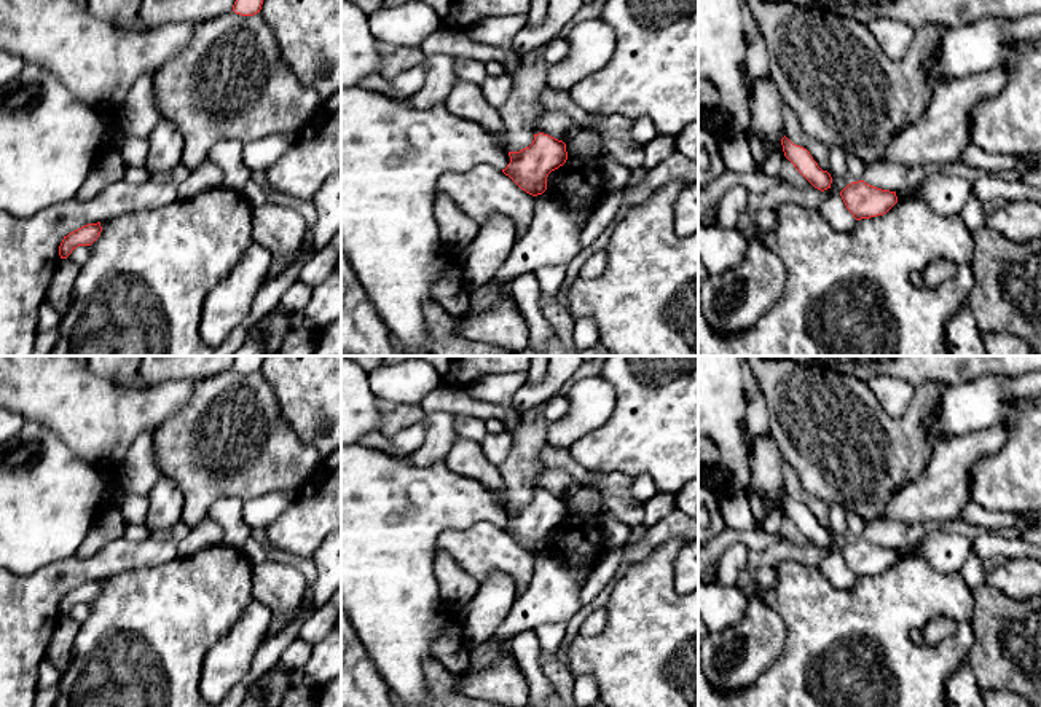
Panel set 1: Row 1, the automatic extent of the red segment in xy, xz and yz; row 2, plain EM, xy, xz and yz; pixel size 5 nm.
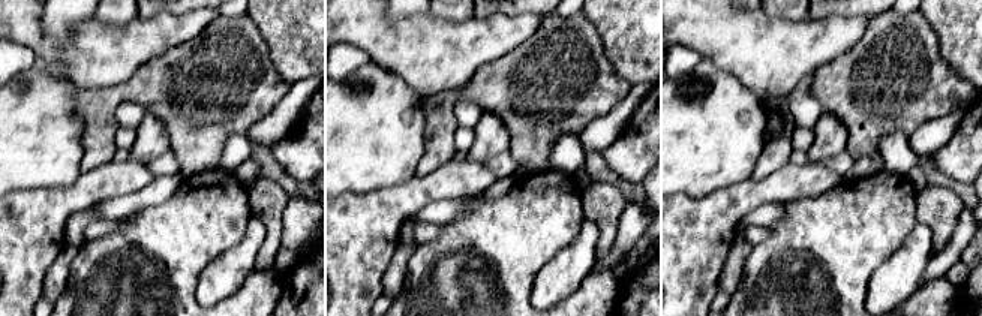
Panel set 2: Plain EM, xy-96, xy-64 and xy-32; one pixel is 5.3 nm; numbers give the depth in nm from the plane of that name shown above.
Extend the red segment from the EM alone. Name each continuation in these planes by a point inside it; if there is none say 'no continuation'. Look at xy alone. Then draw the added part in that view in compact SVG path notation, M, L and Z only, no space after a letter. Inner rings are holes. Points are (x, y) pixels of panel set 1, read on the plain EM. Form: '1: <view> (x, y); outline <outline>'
no continuation

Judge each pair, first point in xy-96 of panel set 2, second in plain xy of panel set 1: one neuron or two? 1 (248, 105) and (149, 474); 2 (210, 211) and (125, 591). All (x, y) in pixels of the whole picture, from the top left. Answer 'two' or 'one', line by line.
1: two
2: one

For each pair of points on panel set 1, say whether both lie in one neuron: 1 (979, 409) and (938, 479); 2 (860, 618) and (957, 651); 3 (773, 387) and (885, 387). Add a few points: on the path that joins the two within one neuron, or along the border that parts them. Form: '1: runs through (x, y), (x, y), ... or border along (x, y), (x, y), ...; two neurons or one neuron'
1: border along (1000, 420), (944, 441); two neurons
2: runs through (883, 642), (898, 656), (933, 656); one neuron
3: border along (866, 382), (880, 407), (891, 417); two neurons

